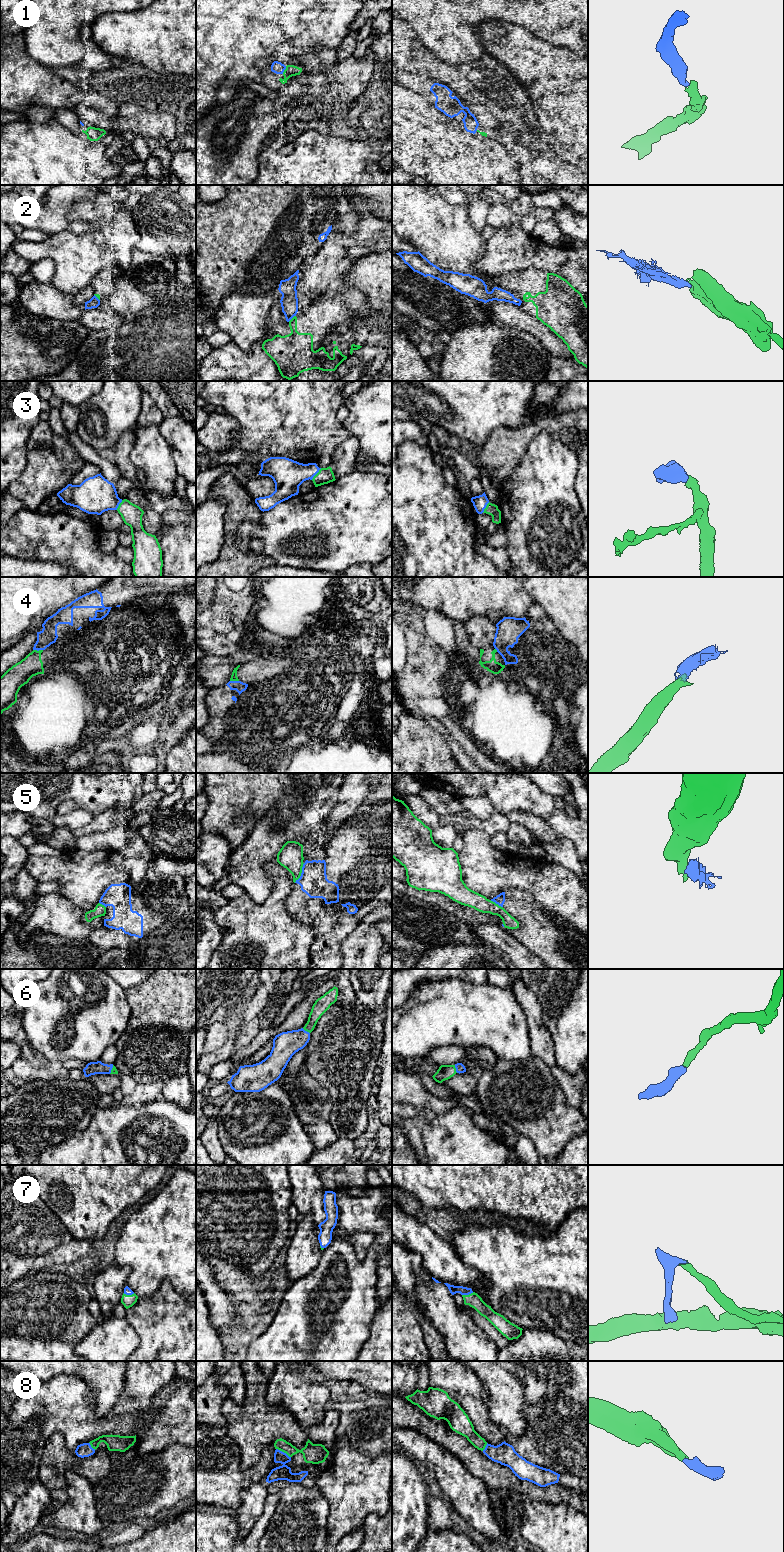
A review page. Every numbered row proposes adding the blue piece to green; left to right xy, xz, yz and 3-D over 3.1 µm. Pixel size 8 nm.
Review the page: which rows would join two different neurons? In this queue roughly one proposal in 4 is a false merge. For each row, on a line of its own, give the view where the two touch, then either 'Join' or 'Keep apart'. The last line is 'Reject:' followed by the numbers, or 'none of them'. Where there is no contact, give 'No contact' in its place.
1: Touches green in xz. Join
2: Touches green in xz. Keep apart
3: Touches green in xz. Join
4: Touches green in xy. Keep apart
5: Touches green in xz. Keep apart
6: Touches green in yz. Join
7: Touches green in yz. Join
8: Touches green in xz. Join
Reject: 2, 4, 5

